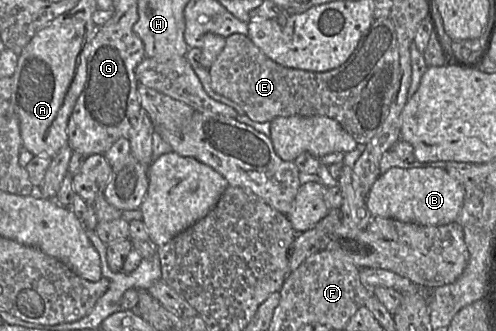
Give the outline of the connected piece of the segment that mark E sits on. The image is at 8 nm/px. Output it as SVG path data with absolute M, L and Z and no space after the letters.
M389 18L374 20L349 59L341 66L325 72L281 66L269 59L247 35L232 34L225 39L223 50L208 69L211 88L217 94L237 103L256 122L271 122L276 117L295 115L326 116L336 120L357 144L367 145L380 131L400 87L398 42L394 25Z

